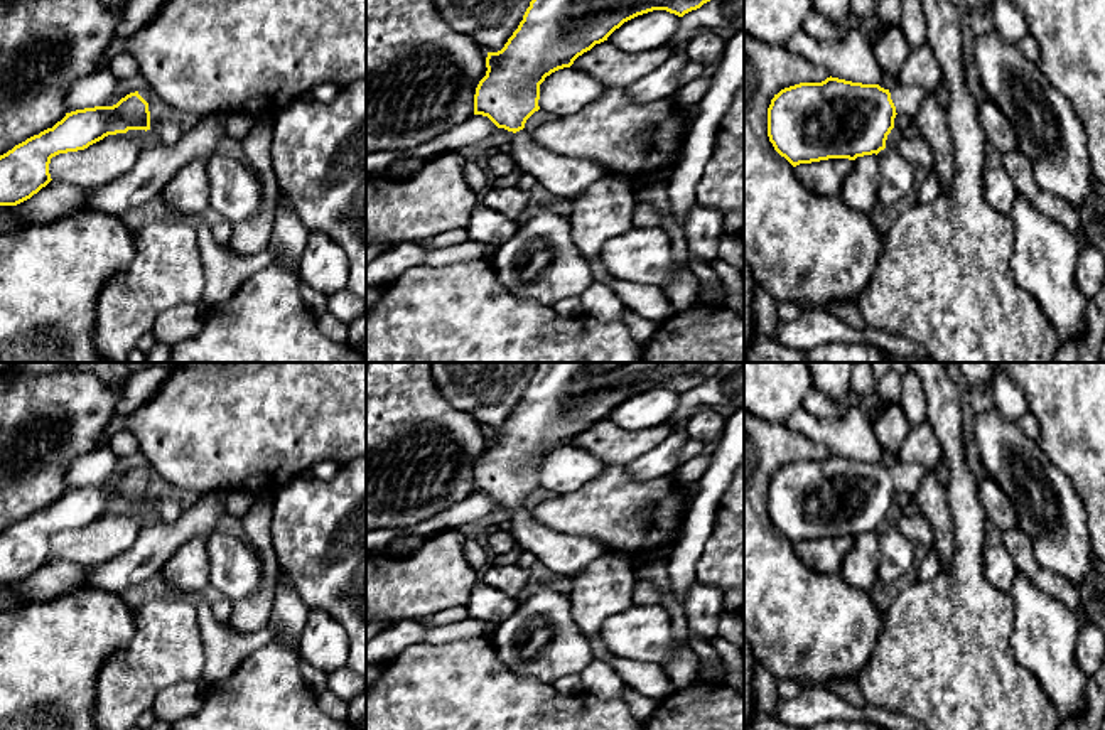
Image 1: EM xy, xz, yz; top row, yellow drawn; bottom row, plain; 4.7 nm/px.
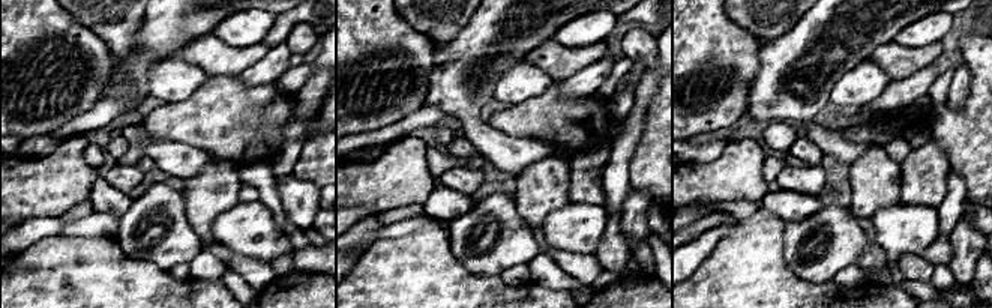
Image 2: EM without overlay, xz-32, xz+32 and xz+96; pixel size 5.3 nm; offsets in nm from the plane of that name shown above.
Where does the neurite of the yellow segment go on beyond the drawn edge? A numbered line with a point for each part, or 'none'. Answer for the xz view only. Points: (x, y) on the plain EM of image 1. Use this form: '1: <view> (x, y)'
1: xz (567, 555)

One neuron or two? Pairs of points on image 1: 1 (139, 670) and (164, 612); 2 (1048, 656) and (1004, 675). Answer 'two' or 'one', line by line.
1: one
2: two

